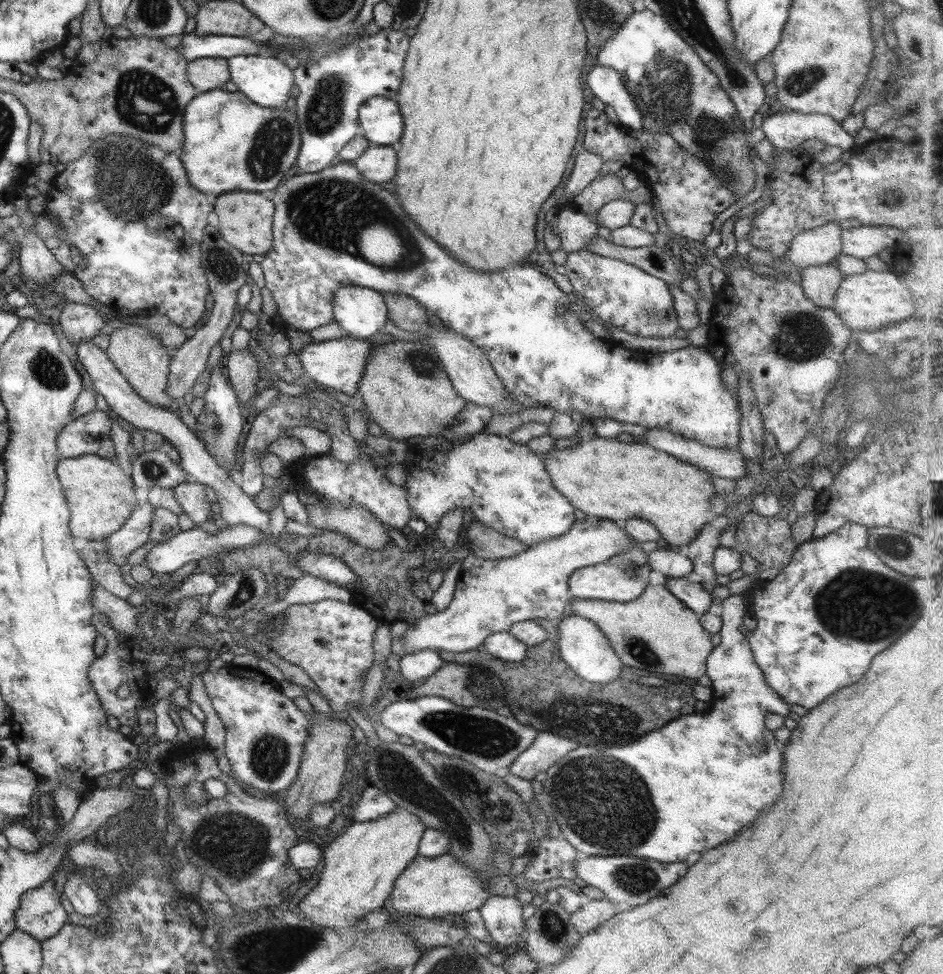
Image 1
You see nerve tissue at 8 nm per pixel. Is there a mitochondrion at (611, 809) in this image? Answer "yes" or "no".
yes

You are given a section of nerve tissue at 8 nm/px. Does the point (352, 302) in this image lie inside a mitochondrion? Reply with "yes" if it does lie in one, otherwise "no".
no

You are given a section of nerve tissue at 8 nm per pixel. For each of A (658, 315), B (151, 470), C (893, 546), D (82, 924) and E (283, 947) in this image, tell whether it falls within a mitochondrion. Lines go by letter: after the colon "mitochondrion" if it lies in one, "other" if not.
A: mitochondrion
B: mitochondrion
C: mitochondrion
D: other
E: mitochondrion

